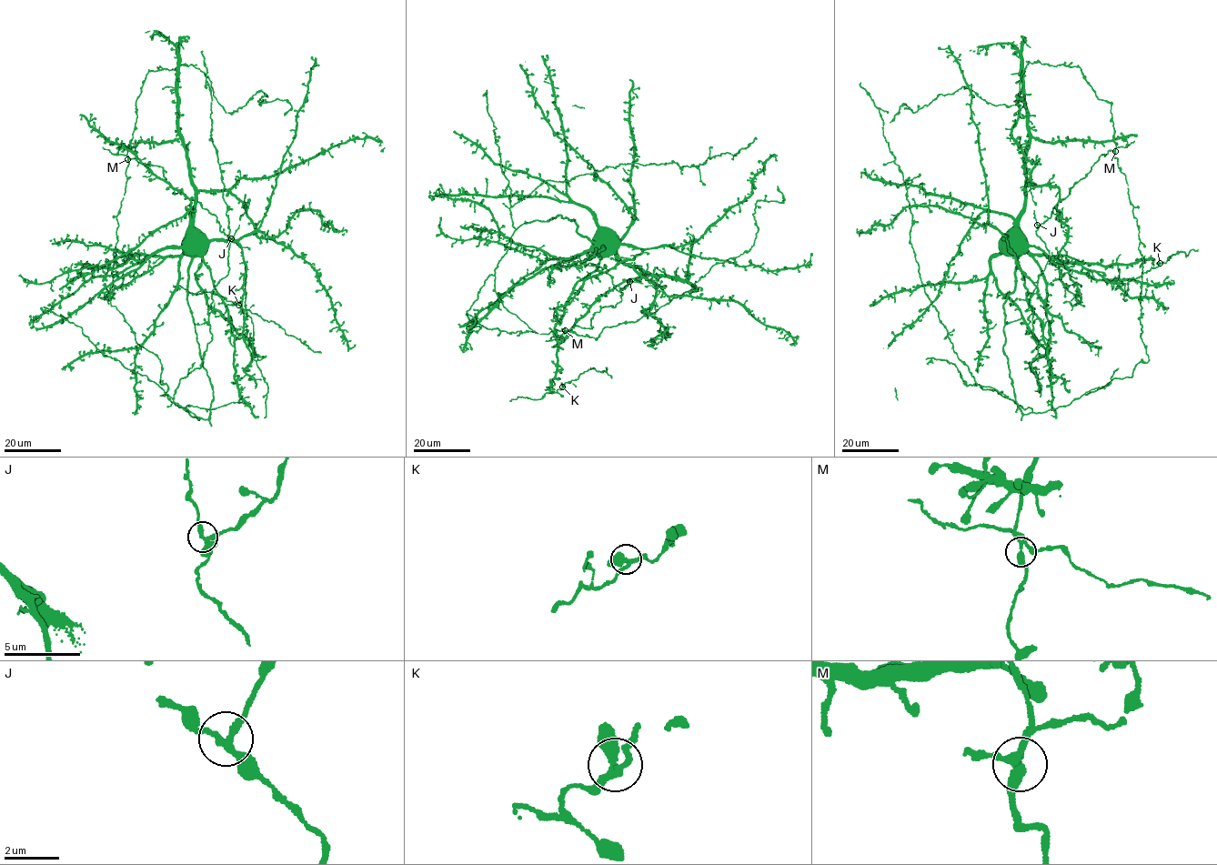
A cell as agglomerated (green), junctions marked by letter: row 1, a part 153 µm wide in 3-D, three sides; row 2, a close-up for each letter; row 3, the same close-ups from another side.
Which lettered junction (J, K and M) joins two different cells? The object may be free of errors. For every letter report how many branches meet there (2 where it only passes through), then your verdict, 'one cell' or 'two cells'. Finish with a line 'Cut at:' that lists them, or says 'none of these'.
J: 3 | one cell
K: 3 | one cell
M: 3 | one cell
Cut at: none of these

